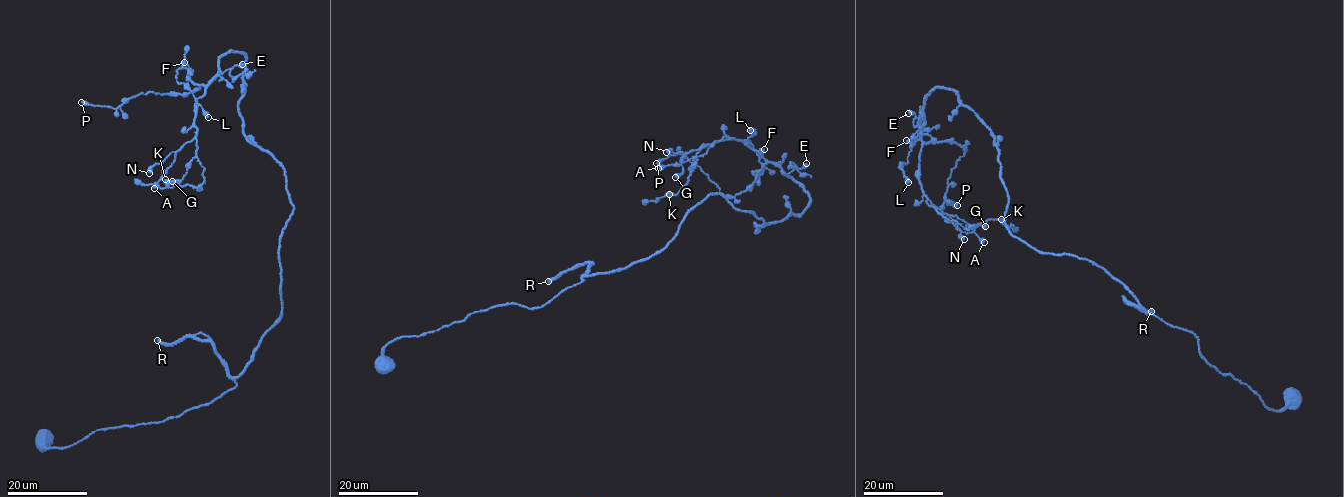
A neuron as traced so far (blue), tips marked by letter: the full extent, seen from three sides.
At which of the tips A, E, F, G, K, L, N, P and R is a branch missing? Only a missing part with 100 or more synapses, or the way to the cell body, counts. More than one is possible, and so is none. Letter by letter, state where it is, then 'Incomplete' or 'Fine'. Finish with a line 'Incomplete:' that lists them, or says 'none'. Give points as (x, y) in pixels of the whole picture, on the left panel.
A: Place: (154, 188). Fine
E: Place: (242, 64). Fine
F: Place: (184, 62). Fine
G: Place: (172, 181). Fine
K: Place: (165, 179). Fine
L: Place: (208, 117). Fine
N: Place: (149, 173). Fine
P: Place: (81, 102). Fine
R: Place: (157, 340). Incomplete
Incomplete: R

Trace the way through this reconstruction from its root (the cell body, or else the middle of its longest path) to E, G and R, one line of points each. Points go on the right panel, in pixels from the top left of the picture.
E: (1294, 401), (1267, 407), (1098, 265), (1011, 233), (998, 144), (955, 91), (929, 91), (925, 122), (908, 113)
G: (1294, 401), (1267, 407), (1098, 265), (1011, 233), (991, 130), (932, 89), (922, 191), (958, 230), (985, 226)
R: (1294, 401), (1278, 411), (1267, 407), (1245, 383), (1206, 362), (1191, 331), (1124, 300), (1151, 311)

